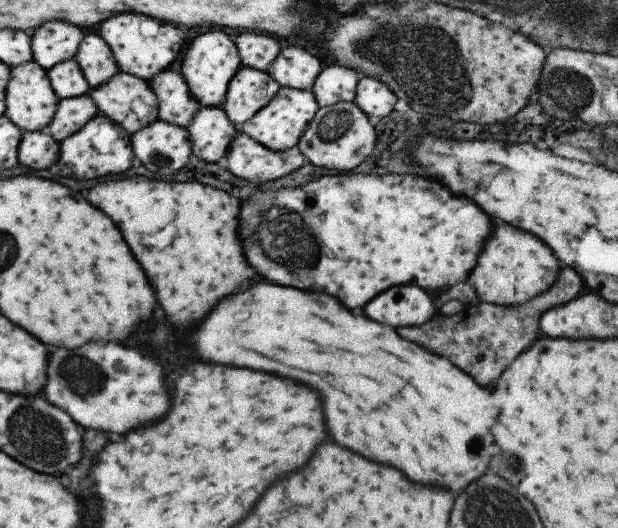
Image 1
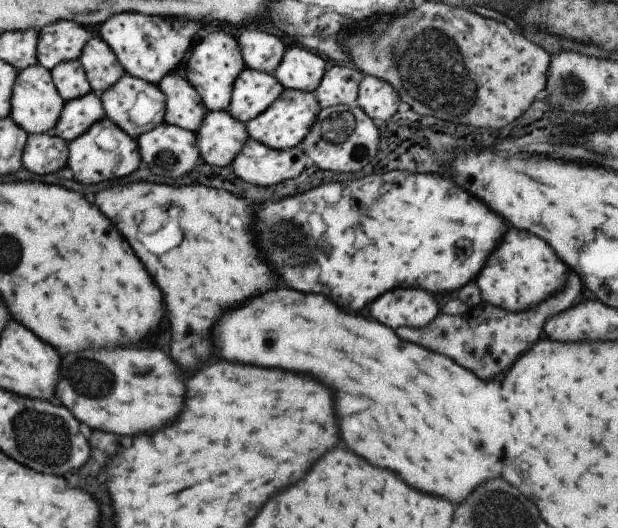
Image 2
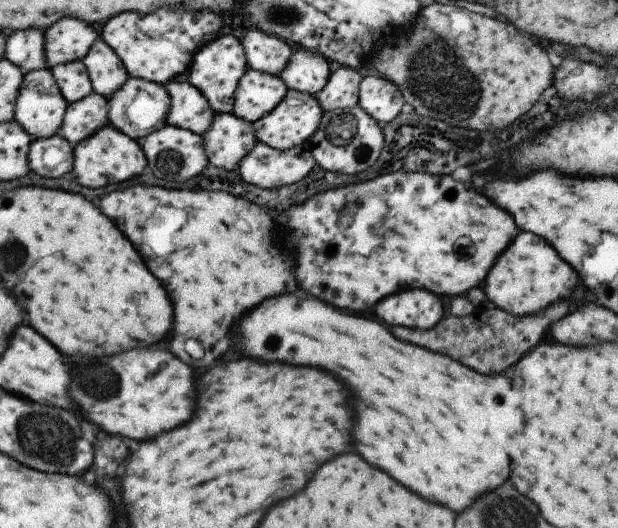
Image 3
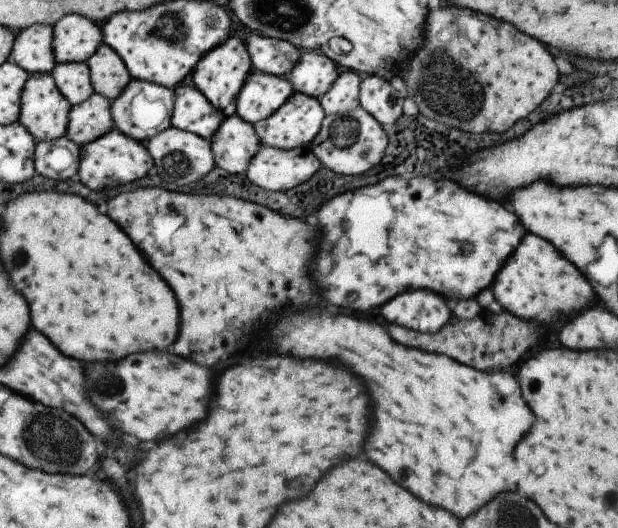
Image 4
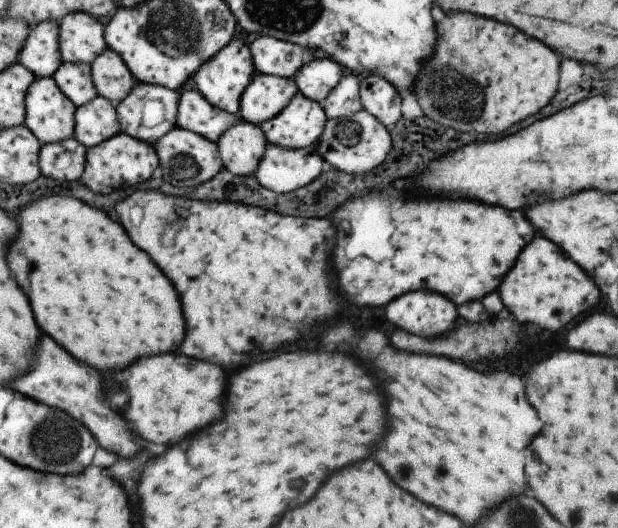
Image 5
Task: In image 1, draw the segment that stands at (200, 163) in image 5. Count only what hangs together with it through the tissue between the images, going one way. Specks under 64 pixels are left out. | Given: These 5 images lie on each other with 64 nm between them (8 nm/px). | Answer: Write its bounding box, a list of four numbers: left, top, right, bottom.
[129,119,189,174]

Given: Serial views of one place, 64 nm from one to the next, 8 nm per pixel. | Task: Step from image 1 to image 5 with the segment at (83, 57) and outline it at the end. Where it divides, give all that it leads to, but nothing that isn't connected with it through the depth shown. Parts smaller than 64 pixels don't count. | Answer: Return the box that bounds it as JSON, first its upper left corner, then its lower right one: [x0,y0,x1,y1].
[88,48,137,107]

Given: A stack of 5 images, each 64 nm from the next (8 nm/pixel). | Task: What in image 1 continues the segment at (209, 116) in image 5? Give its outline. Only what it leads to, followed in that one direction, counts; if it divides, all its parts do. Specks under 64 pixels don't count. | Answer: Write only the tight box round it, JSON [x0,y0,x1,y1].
[146,69,200,128]

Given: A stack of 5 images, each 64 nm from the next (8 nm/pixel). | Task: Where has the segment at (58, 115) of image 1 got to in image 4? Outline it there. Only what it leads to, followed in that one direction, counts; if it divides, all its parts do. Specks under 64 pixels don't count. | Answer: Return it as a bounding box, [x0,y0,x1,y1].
[65,92,114,147]

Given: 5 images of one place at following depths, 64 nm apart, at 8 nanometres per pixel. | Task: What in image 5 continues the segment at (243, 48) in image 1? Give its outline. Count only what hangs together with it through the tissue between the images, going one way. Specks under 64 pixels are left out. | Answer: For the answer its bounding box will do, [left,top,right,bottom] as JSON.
[248,35,321,78]

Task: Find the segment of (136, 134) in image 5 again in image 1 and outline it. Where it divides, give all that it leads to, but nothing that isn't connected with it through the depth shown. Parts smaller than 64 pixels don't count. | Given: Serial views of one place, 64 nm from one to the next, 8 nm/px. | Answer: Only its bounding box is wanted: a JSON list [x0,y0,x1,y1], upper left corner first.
[86,71,157,134]

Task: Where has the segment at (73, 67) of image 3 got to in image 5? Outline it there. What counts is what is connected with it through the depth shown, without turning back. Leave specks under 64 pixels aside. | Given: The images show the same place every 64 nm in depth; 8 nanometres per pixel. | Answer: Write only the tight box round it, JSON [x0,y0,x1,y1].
[52,63,97,107]

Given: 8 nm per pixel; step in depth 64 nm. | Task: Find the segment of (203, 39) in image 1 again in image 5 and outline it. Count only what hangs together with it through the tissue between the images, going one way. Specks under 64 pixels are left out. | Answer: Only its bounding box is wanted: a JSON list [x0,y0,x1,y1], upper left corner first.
[189,38,255,114]

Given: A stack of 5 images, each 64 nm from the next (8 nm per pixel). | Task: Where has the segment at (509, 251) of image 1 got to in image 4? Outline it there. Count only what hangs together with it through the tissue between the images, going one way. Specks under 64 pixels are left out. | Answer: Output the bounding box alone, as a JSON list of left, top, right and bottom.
[489,234,595,326]

